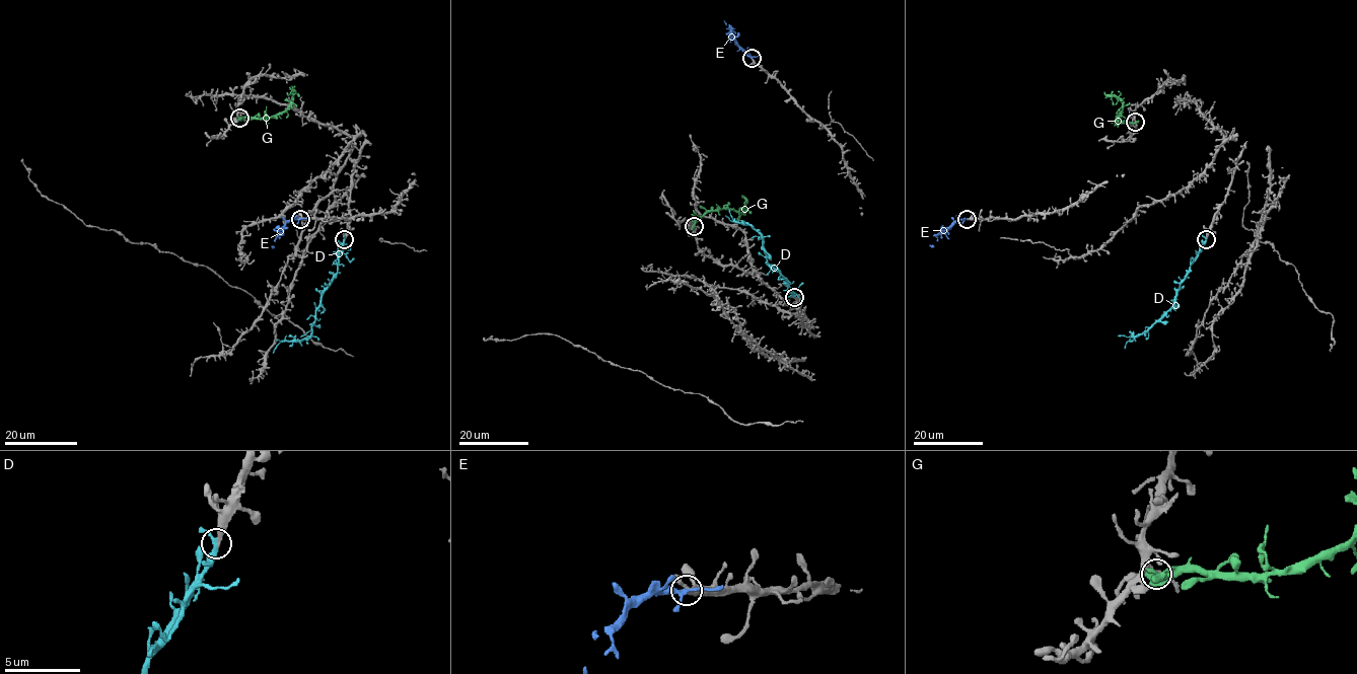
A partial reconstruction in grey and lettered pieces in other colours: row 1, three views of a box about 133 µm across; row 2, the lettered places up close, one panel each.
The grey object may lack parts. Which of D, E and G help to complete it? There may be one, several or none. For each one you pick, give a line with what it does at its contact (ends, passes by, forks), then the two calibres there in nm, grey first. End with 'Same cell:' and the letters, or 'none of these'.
D: it passes by; calibres 320 and 320 nm
E: it forks; calibres 320 and 200 nm
Same cell: D, E

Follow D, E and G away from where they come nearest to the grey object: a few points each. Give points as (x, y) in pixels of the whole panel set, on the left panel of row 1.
D: (344, 239), (338, 273), (324, 293), (312, 333), (306, 339), (280, 342), (272, 353)
E: (299, 218), (290, 219), (272, 245)
G: (239, 118), (275, 117), (282, 113), (292, 96), (289, 86)

